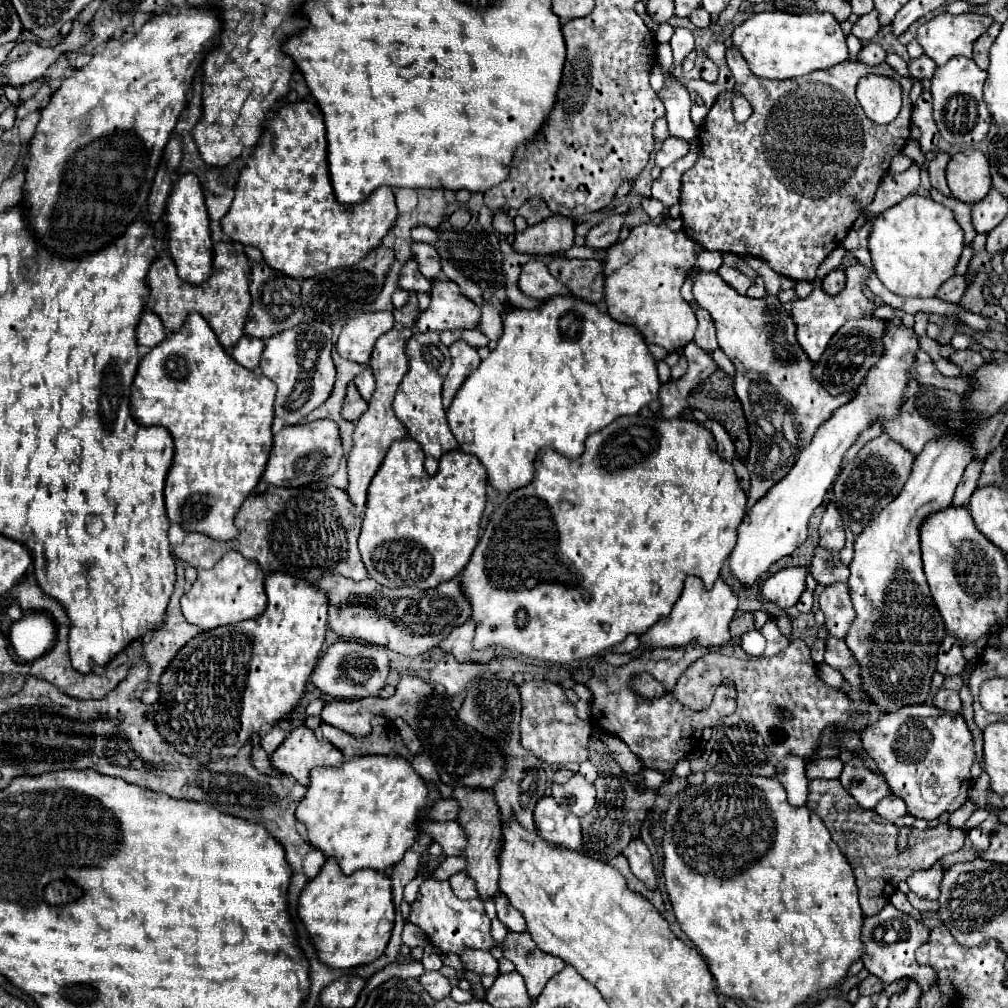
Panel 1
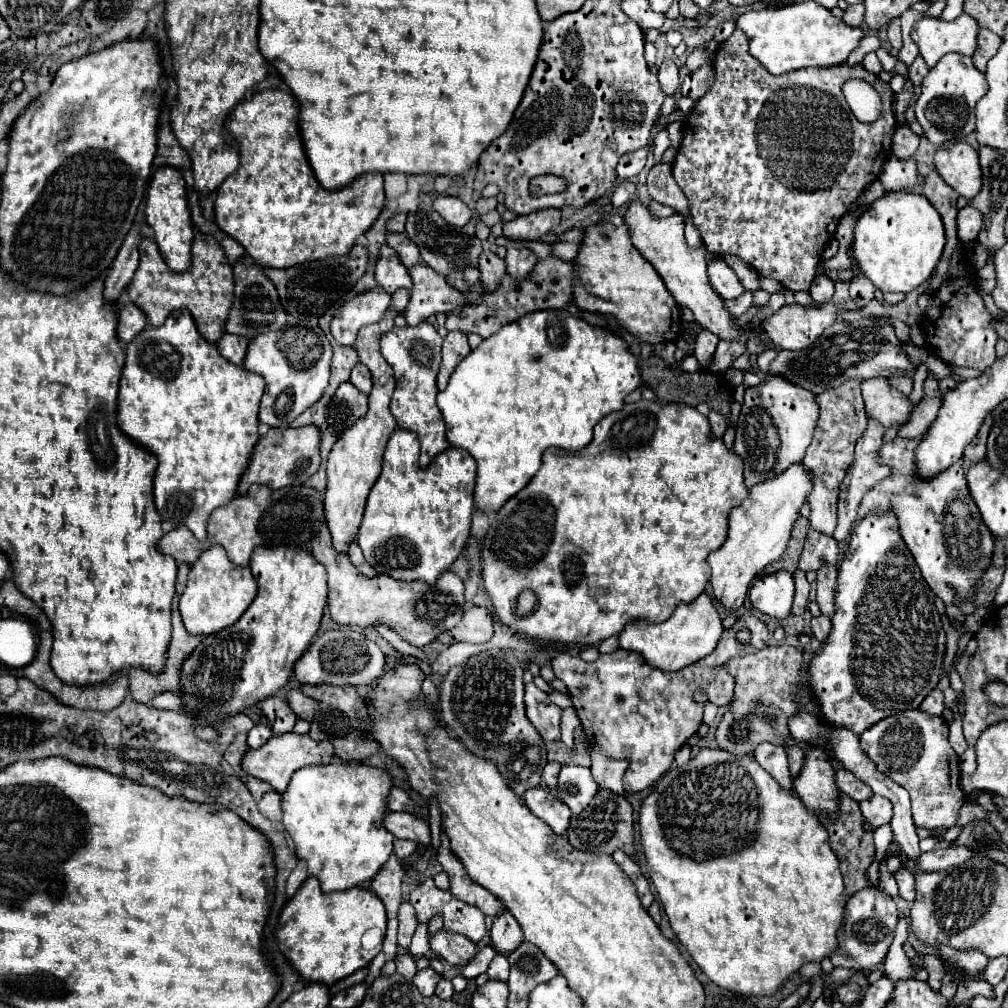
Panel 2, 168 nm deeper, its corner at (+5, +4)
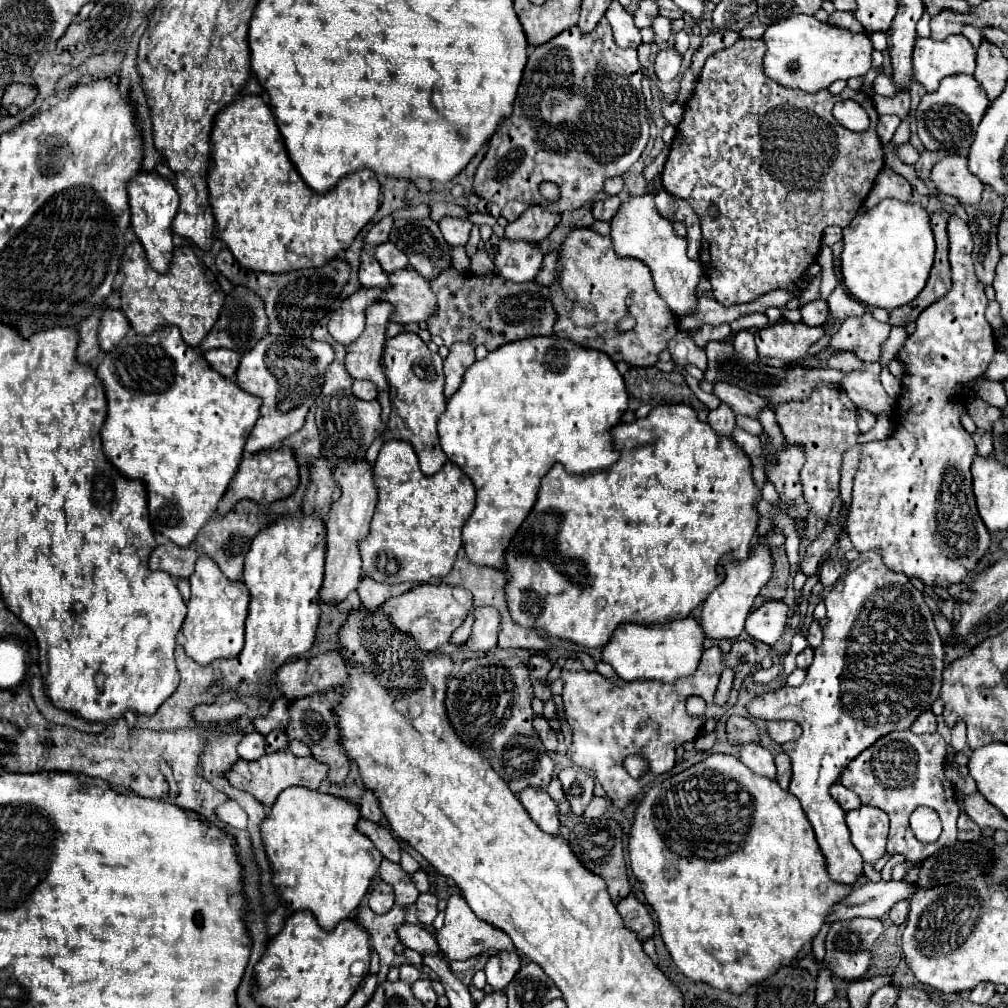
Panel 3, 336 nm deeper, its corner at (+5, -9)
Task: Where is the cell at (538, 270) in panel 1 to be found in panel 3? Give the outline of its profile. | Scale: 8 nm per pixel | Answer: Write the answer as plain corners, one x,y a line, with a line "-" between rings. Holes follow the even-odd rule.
499,242
499,254
495,256
497,272
513,282
531,282
541,270
543,252
529,242

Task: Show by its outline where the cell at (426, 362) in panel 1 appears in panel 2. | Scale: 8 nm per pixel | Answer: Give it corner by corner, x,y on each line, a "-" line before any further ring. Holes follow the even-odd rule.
421,321
415,327
409,327
409,325
401,329
393,327
381,337
381,343
379,343
381,353
385,361
393,367
395,381
397,381
397,387
391,399
391,415
395,417
397,427
417,433
421,443
421,459
419,459
421,467
429,465
435,459
435,455
439,455
449,447
445,439
445,421
435,401
439,393
437,371
441,365
441,343
443,343
441,335
427,321

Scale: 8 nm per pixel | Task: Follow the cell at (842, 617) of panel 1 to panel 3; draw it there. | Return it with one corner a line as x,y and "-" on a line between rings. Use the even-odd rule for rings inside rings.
837,556
831,558
831,560
827,560
827,562
823,564
823,568
821,568
819,582
821,582
825,588
833,586
833,584
837,582
837,578
841,576
841,570
843,570
843,562
841,562

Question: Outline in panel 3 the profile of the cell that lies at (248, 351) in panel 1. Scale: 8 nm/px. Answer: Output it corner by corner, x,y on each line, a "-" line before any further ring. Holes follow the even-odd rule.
217,348
217,350
207,350
205,352
205,360
225,378
233,378
239,366
241,356
235,350
225,350
225,348

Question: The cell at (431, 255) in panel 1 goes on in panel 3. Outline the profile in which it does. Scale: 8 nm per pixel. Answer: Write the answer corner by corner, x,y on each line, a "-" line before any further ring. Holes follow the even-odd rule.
391,242
379,244
377,250
375,250
375,258
379,260
379,264
383,266
383,270
387,274
403,270
409,264
409,260
405,258
405,254
401,254
401,250
397,250
397,246
393,246

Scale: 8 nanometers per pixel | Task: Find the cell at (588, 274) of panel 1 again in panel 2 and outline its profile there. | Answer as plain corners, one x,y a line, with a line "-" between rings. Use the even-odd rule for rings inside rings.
555,257
539,259
537,265
533,267
533,271
525,279
513,279
511,275
503,275
501,285
495,291
485,291
483,283
469,287
467,281
463,279
463,273
459,273
459,271
445,275
445,279
451,287
455,287
463,293
463,297
467,299
469,305
473,305
473,307
465,307
463,311
459,311
459,315
457,315
457,311
447,313
447,321
445,321
447,331
459,329
459,331
465,331
465,333
477,333
481,337
489,337
489,335
497,333
503,325
517,321
523,315
543,311
543,309
545,311
547,309
565,309
567,303
573,299
573,295
571,295
573,263
557,261
-
457,317
461,317
461,319
457,319

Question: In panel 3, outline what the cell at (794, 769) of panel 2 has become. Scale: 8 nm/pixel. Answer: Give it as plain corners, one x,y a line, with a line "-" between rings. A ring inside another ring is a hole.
781,752
775,756
775,764
777,764
777,782
781,788
787,790
791,782
791,760
785,752

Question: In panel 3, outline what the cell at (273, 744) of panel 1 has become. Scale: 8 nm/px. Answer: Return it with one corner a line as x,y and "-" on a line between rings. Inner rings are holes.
251,732
245,734
245,738
241,740
241,744
237,746
237,752
243,760
257,760
265,754
265,736

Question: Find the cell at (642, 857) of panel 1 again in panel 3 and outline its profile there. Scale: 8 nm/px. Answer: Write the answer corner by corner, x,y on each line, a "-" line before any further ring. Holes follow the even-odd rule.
635,894
625,896
625,898
617,904
617,910
619,910
625,926
631,928
633,932
637,932
641,940
653,936
653,932
655,932
653,918
651,918
647,906
645,906
641,900
637,900

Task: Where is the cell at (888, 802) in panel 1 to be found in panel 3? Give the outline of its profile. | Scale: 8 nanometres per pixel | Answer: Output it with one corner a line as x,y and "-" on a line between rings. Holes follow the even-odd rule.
861,806
847,812
845,822
851,832
853,846
863,856
863,862
877,864
885,854
885,842
889,834
889,816
873,806

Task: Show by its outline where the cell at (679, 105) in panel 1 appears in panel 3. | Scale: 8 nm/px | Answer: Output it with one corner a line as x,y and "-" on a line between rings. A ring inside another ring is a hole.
661,50
655,58
655,76
659,82
671,82
681,68
681,56
675,50

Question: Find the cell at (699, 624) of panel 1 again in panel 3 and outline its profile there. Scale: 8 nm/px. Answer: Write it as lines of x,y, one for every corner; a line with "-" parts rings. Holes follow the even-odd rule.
693,616
655,626
625,622
615,630
613,642
603,648
601,656
613,666
617,676
623,680
661,680
673,684
679,678
689,678
695,674
701,654
705,650
705,640
705,632

